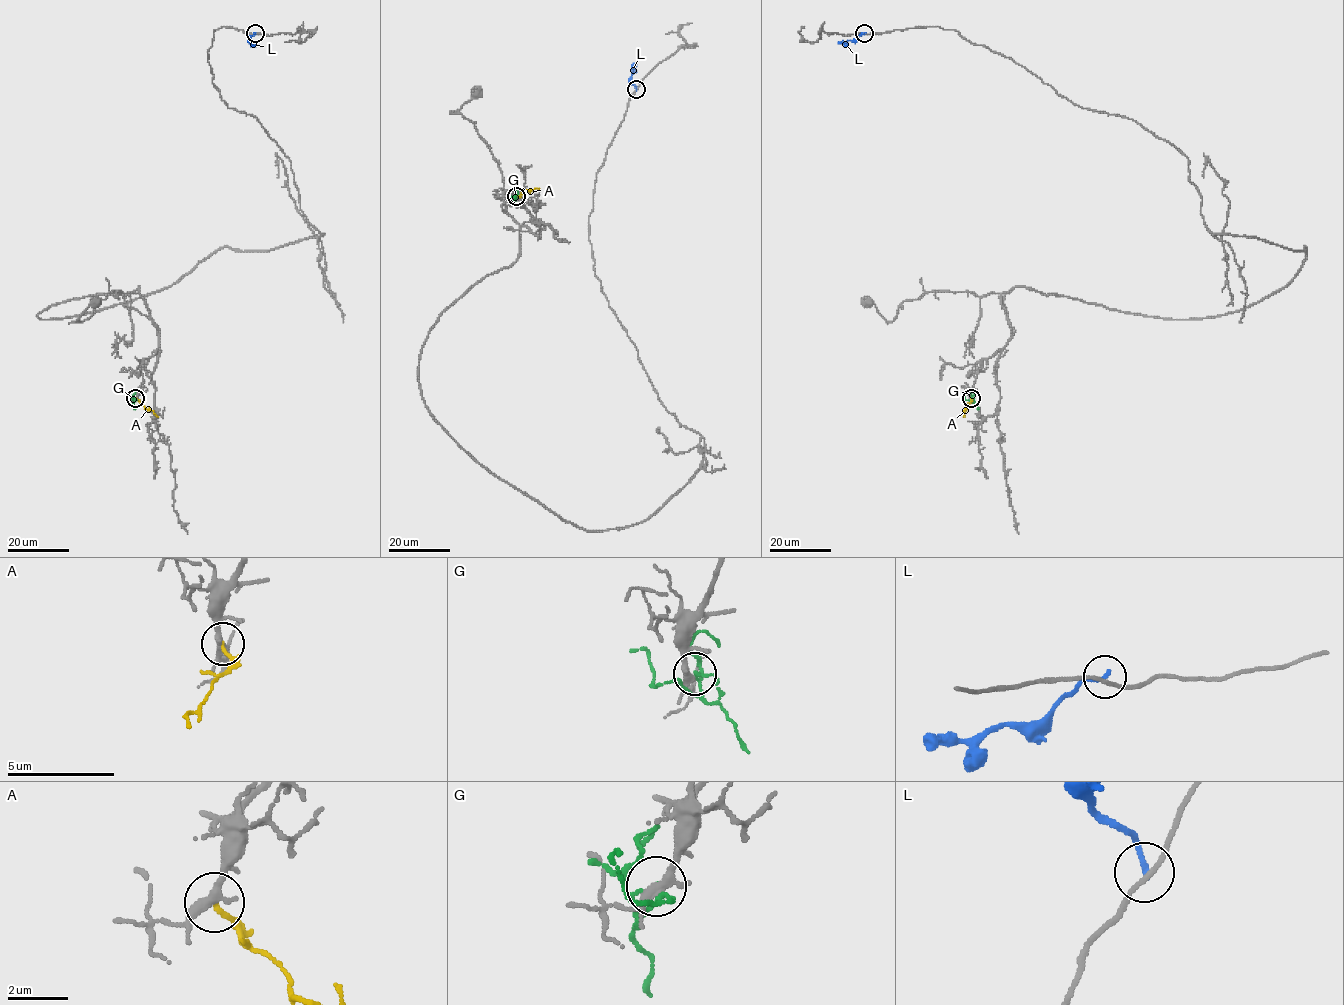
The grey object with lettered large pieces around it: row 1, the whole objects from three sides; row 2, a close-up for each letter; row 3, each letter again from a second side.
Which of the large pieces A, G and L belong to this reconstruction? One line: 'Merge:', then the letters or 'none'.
Merge: none

